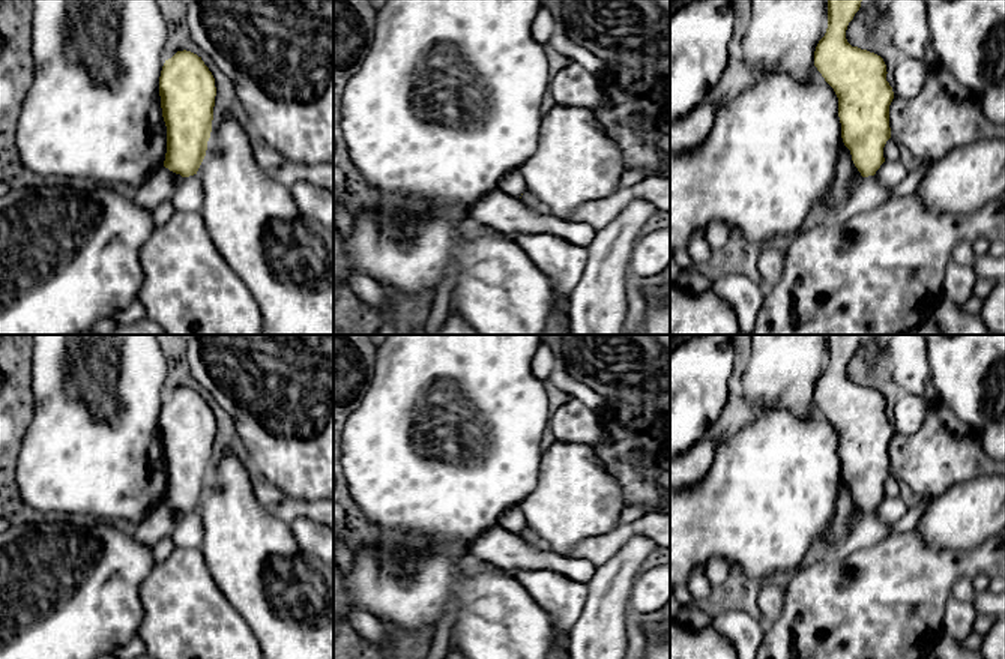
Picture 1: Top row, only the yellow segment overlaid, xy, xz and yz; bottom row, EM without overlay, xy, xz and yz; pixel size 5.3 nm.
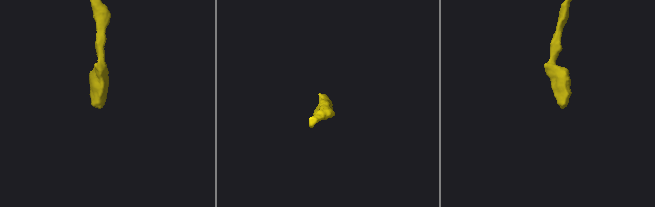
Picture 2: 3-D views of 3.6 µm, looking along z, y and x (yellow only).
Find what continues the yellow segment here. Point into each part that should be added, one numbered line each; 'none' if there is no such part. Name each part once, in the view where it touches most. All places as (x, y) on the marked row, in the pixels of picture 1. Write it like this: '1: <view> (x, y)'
none

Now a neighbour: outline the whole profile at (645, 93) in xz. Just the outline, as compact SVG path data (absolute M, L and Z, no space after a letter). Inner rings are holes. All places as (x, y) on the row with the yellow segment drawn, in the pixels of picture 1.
M670 48L650 59L643 71L607 65L598 78L602 99L592 113L620 147L626 170L670 177L670 134L661 129L661 119L670 107Z

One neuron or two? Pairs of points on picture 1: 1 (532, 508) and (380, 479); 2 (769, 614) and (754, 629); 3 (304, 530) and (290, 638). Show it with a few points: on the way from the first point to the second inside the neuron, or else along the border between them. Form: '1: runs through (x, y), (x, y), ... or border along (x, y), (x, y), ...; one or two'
1: border along (538, 475), (538, 484), (519, 505); two
2: border along (760, 620), (765, 626); two
3: border along (289, 524), (304, 559); two

